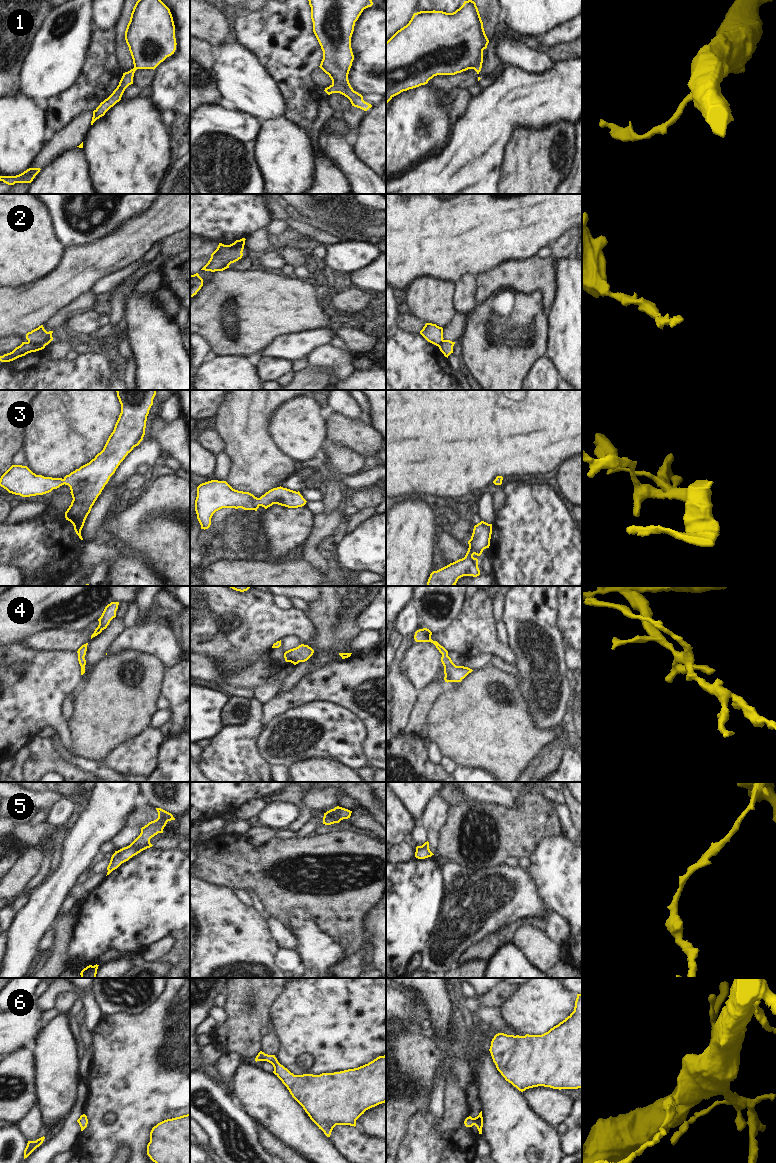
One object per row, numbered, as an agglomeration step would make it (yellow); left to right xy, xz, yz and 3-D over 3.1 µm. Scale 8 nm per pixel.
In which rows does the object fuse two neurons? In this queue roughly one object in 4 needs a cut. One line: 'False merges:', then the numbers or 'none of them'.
False merges: 2

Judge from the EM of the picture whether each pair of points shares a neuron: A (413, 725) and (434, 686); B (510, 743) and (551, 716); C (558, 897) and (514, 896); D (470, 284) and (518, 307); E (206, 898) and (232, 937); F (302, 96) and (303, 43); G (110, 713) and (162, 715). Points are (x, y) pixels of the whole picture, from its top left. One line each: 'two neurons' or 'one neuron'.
A: one neuron
B: two neurons
C: two neurons
D: two neurons
E: one neuron
F: one neuron
G: two neurons

